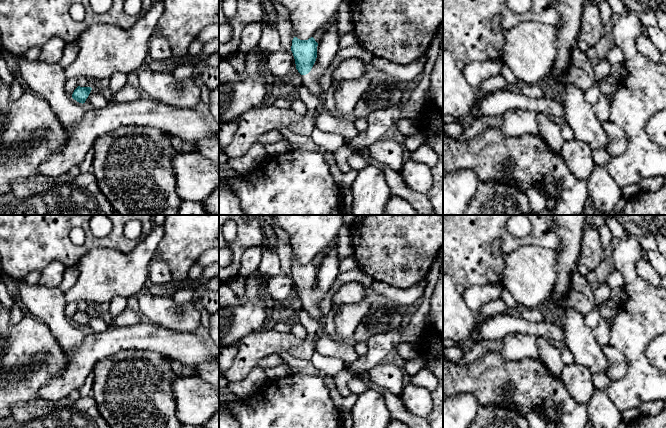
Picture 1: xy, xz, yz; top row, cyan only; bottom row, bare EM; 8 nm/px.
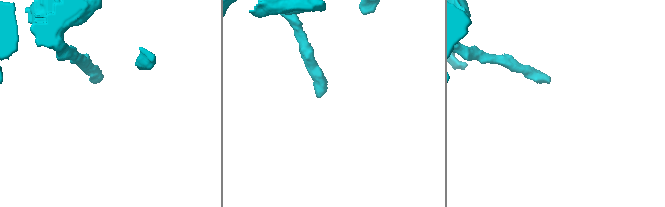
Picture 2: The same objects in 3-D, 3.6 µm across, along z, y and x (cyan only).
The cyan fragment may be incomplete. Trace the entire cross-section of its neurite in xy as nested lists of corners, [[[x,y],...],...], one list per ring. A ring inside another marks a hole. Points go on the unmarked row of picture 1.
[[[78,310],[73,318],[72,322],[79,327],[85,327],[87,331],[94,333],[103,333],[109,328],[109,325],[97,314],[91,311]]]

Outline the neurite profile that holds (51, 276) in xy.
[[[53,261],[48,264],[42,271],[39,284],[49,288],[58,288],[64,275],[66,267],[58,262]]]

